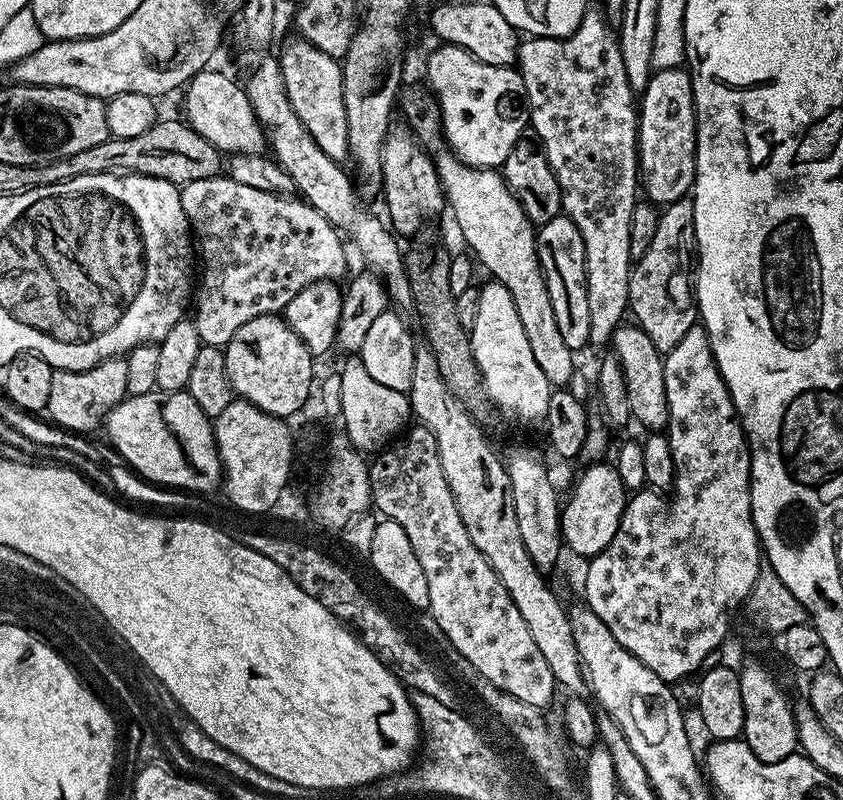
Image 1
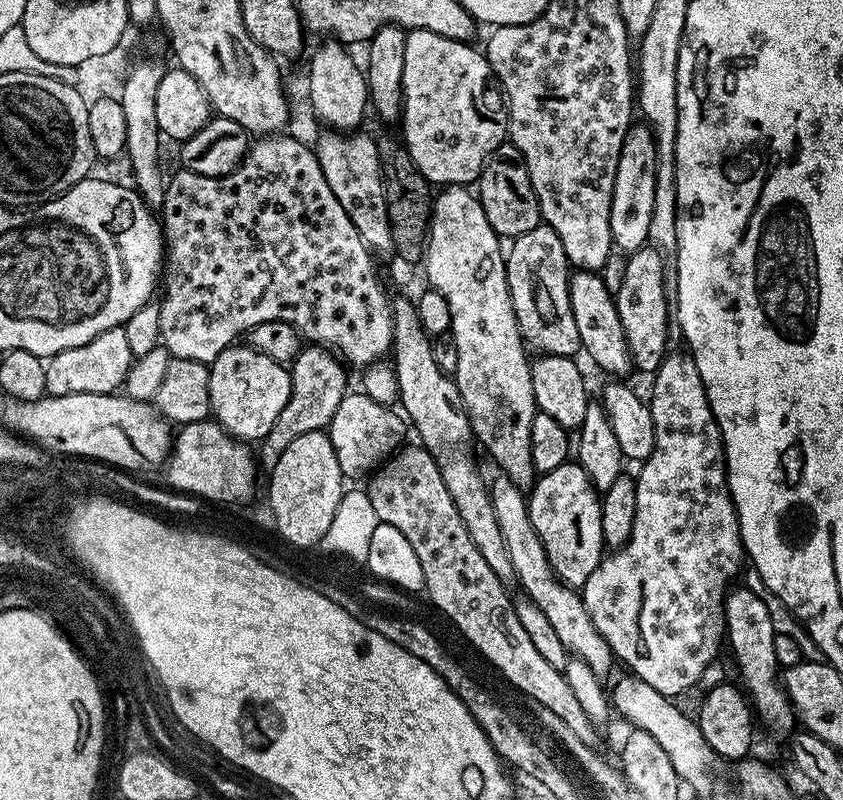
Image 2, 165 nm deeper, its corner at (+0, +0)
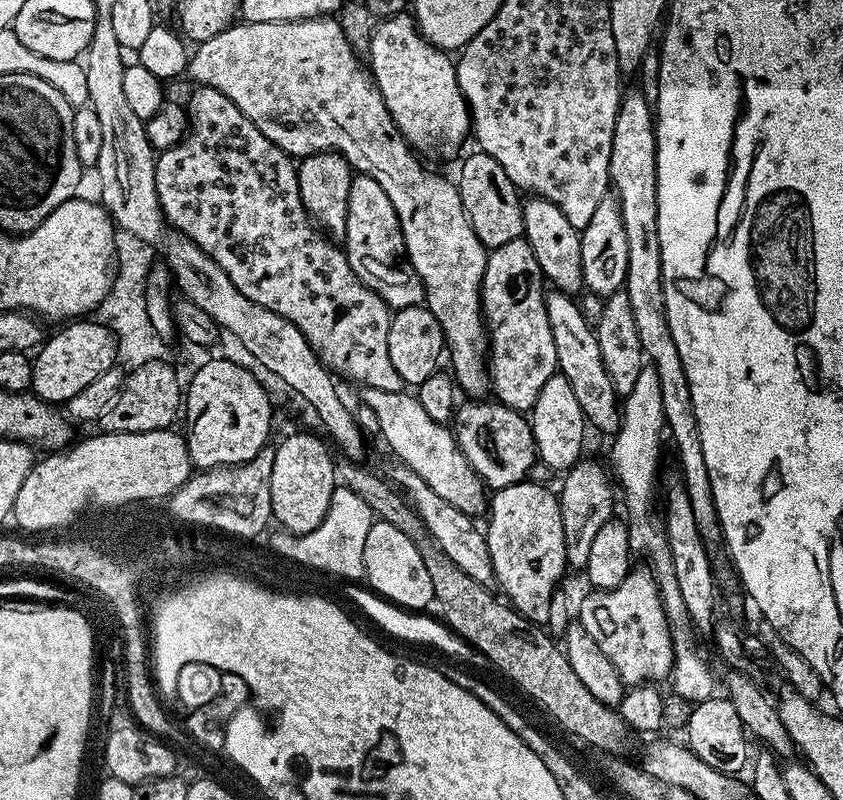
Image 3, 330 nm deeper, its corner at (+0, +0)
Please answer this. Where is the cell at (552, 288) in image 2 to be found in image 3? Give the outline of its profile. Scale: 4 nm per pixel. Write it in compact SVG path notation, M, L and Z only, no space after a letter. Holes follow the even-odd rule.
M527 240L506 242L506 246L489 251L480 287L480 306L490 337L490 388L494 396L496 392L499 403L525 414L531 413L542 386L558 372L545 295L546 281Z

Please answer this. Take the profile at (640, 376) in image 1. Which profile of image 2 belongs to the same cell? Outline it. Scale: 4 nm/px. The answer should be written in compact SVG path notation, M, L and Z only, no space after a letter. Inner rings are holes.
M576 270L568 277L570 290L570 310L578 325L578 338L581 349L601 368L609 372L609 377L624 378L633 371L632 355L626 342L626 330L622 330L622 320L618 318L613 289L603 280L600 272Z

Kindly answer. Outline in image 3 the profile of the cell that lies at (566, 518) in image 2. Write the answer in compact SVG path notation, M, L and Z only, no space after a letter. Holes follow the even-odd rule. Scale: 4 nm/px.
M525 478L519 484L511 484L505 488L497 488L491 493L492 517L486 523L488 549L492 561L496 564L499 583L509 592L510 603L520 615L531 620L537 626L547 625L550 604L553 594L561 587L560 579L564 576L564 568L569 567L566 556L566 534L562 526L562 510L560 497L552 492L547 483L533 483Z

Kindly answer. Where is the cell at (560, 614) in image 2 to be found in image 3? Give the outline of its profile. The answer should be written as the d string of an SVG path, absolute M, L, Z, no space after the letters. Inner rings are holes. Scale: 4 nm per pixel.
M364 388L362 394L362 403L378 414L379 435L384 436L389 450L397 456L395 459L414 470L414 474L418 474L418 478L422 478L422 482L426 482L426 486L430 486L434 494L446 498L450 506L458 506L458 510L475 517L476 508L483 504L485 507L486 485L470 466L470 462L466 462L453 429L448 424L434 422L434 418L430 418L430 414L422 410L422 402L411 391L387 392L377 388Z

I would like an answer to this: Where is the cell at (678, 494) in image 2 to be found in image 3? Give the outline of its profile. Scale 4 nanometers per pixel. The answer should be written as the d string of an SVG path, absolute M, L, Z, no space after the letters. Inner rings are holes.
M633 570L618 586L605 592L592 590L589 593L589 596L580 604L578 622L586 630L586 634L590 634L590 638L594 638L594 642L598 642L602 654L606 654L606 658L610 658L610 662L618 670L625 685L635 686L656 678L652 676L667 677L673 667L672 631L664 616L659 590L652 573L648 570L642 570L642 572Z

